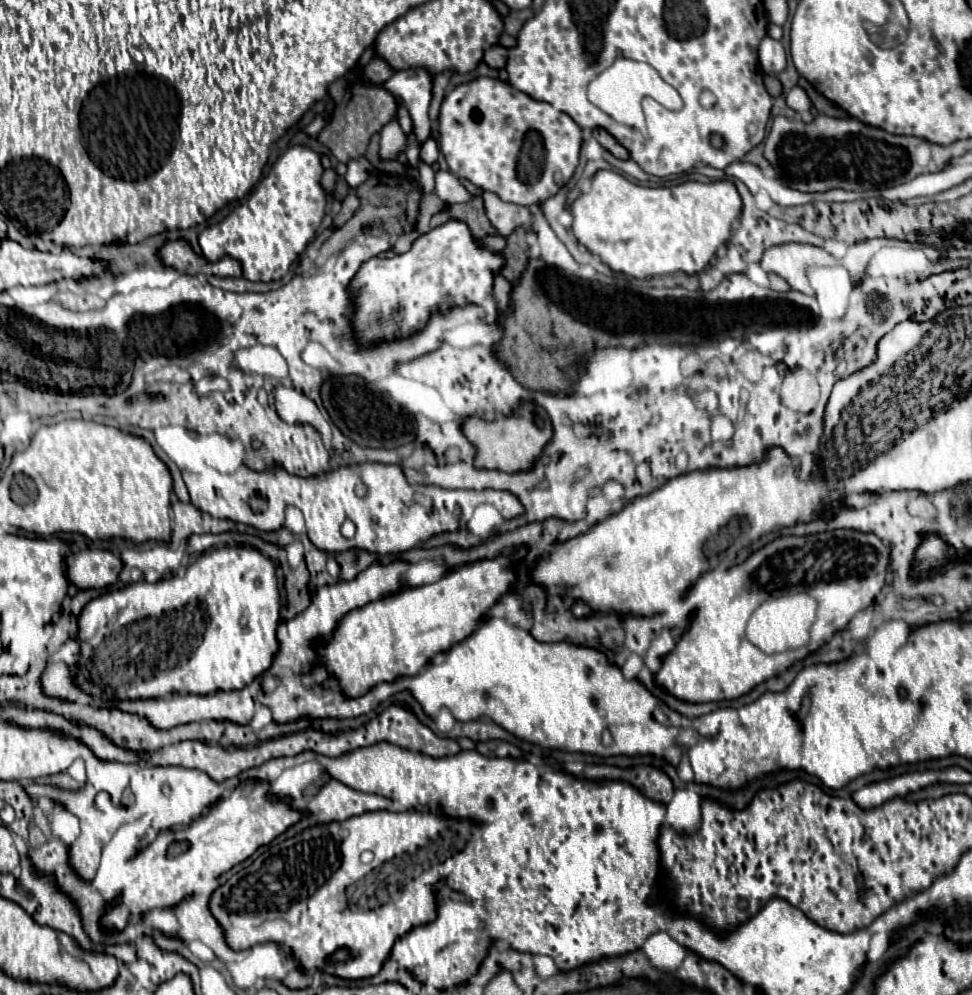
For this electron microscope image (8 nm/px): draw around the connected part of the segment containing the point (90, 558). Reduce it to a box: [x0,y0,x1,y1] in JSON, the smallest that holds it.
[66,549,122,589]

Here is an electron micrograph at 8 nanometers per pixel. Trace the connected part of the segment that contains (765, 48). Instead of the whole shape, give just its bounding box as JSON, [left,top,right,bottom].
[758,37,786,75]

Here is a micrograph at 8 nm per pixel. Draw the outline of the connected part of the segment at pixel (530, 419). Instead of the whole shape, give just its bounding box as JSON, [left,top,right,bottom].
[460,401,552,471]

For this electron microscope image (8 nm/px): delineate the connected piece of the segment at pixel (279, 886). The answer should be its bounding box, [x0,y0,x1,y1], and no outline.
[210,811,448,979]

